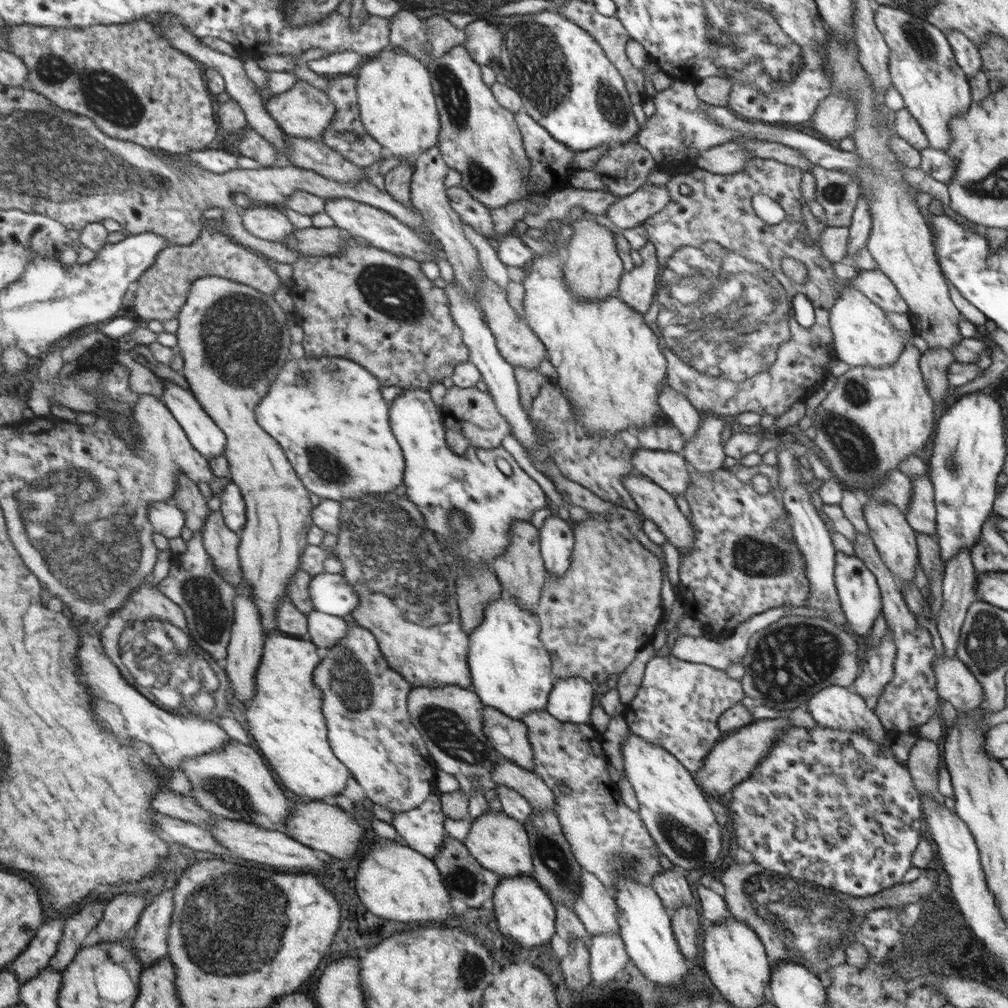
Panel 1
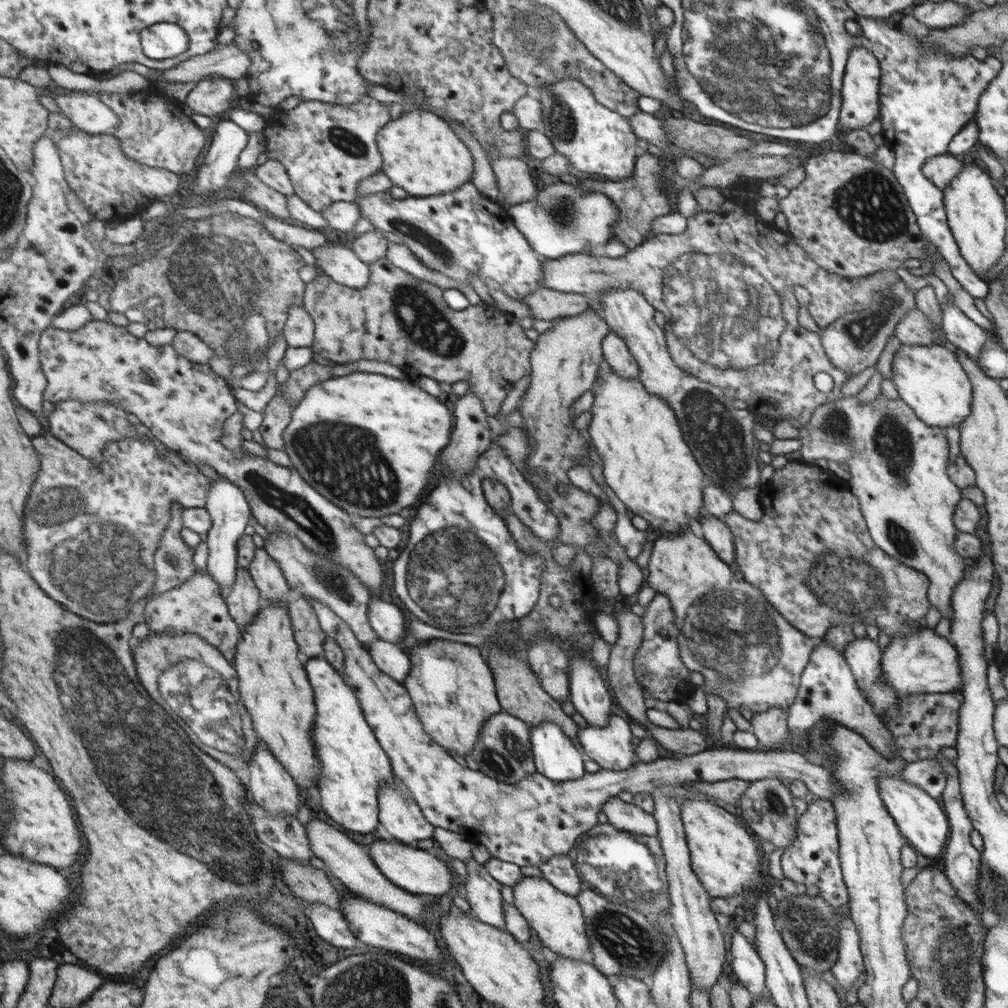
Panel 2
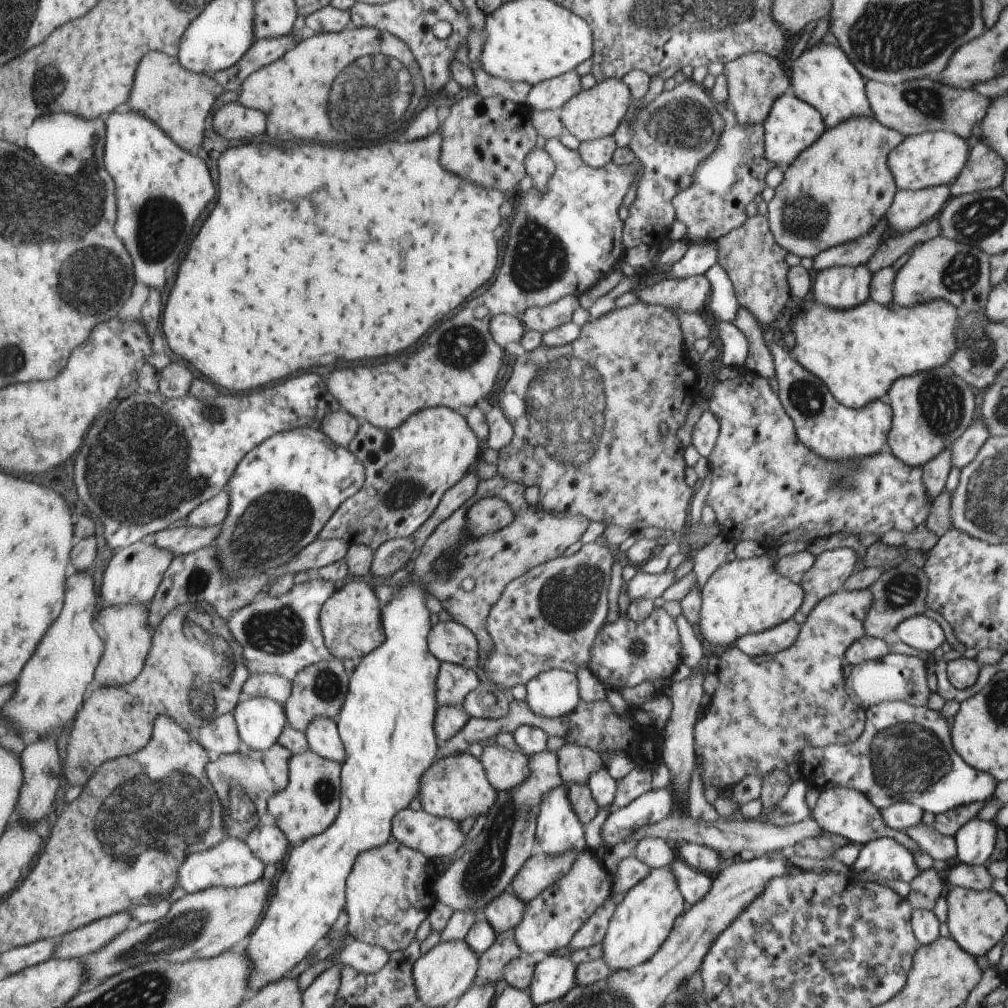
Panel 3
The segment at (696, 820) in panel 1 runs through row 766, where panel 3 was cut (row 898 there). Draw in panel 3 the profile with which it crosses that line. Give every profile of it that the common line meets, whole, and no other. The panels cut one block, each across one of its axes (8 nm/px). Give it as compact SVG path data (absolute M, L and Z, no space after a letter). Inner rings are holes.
M670 865L651 870L642 882L624 894L624 900L616 906L602 940L602 960L612 972L618 972L653 959L669 939L678 918L685 912L685 900L678 890L678 882Z

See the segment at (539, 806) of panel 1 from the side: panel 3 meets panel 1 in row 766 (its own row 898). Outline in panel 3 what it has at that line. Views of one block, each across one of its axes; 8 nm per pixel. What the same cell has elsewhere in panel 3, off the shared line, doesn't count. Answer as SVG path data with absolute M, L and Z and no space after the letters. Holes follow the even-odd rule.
M504 892L498 898L494 898L482 910L482 917L492 926L496 936L506 930L514 929L522 920L526 904L513 892Z

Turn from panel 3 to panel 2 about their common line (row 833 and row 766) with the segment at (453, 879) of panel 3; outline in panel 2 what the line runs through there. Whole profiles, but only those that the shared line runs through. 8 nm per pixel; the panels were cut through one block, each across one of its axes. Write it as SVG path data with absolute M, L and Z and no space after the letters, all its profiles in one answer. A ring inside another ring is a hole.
M508 713L495 714L486 721L472 756L478 763L478 770L508 784L516 784L537 772L530 724Z

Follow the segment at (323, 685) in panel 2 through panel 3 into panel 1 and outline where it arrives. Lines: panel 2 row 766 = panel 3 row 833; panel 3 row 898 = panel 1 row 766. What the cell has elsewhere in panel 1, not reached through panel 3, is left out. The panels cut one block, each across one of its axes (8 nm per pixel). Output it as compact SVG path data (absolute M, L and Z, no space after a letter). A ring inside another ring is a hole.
M282 630L268 634L263 661L257 674L258 690L246 706L238 707L245 713L250 734L270 759L272 770L283 784L304 799L332 802L338 794L348 788L348 780L353 776L353 771L338 758L328 738L329 720L326 720L325 709L322 710L325 698L321 686L318 686L316 681L316 672L325 665L321 653L322 649L317 643L298 640L298 636L284 636Z

